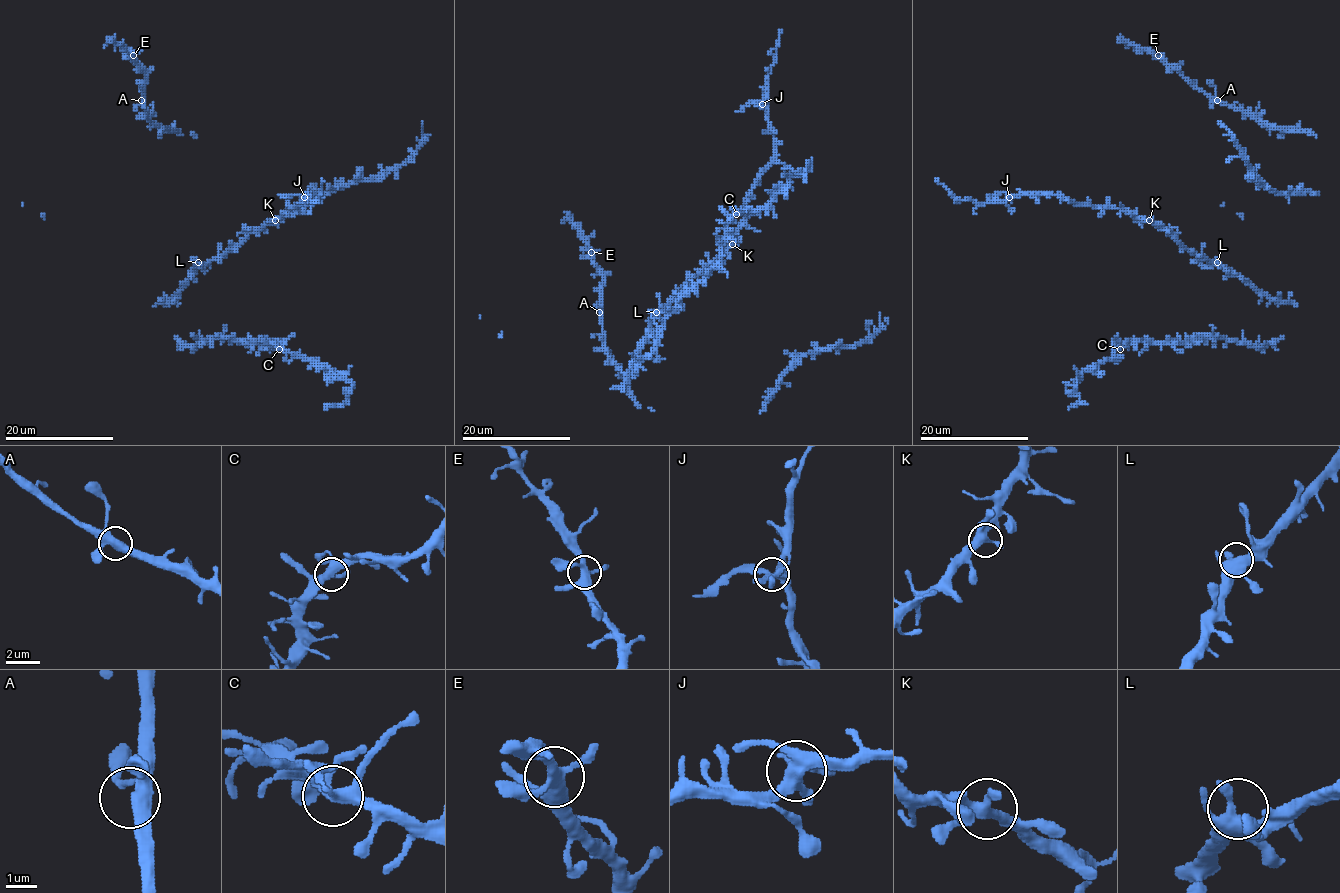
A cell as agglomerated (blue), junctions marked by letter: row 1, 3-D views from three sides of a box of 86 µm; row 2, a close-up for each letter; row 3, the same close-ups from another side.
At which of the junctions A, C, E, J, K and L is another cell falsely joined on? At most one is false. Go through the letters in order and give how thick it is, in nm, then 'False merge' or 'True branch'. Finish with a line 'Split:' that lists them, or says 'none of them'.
A: Thickness 380 nm. True branch
C: Thickness 400 nm. True branch
E: Thickness 360 nm. True branch
J: Thickness 380 nm. False merge
K: Thickness 380 nm. True branch
L: Thickness 400 nm. True branch
Split: J

